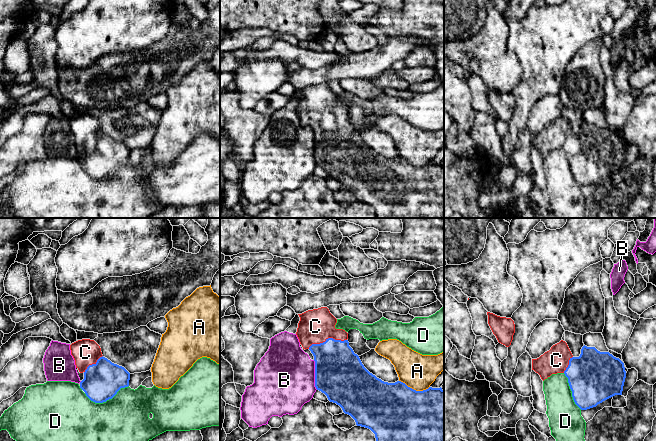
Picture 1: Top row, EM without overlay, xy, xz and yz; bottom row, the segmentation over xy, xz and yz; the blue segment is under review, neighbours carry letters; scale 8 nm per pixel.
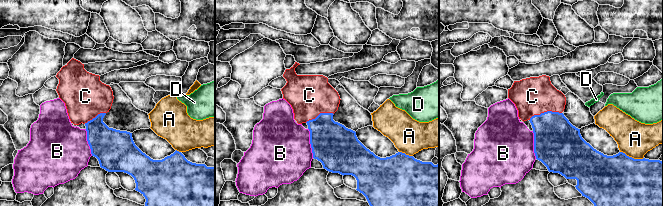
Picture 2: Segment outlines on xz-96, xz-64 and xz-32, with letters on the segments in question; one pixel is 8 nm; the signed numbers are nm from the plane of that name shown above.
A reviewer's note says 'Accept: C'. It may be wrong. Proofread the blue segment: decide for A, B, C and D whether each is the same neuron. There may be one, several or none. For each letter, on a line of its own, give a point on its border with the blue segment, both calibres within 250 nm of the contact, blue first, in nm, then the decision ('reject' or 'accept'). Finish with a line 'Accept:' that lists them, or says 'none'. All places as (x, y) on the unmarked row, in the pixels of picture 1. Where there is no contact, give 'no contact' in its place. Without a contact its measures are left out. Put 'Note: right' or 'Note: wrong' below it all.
A: meets blue in xz at (413, 165); 500 nm thick on the blue side, 280 nm on the other; reject
B: meets blue in xz at (315, 151); 400 nm thick on the blue side, 480 nm on the other; reject
C: meets blue in xz at (328, 114); 360 nm thick on the blue side, 280 nm on the other; accept
D: meets blue in xy at (106, 176); 300 nm thick on the blue side, 480 nm on the other; reject
Accept: C
Note: right

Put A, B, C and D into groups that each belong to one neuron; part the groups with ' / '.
A / B / C / D

